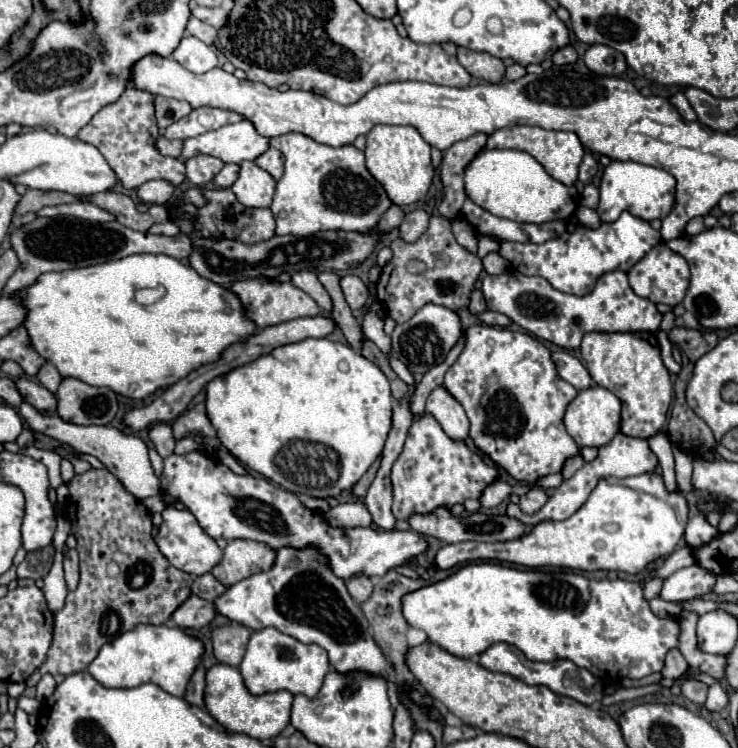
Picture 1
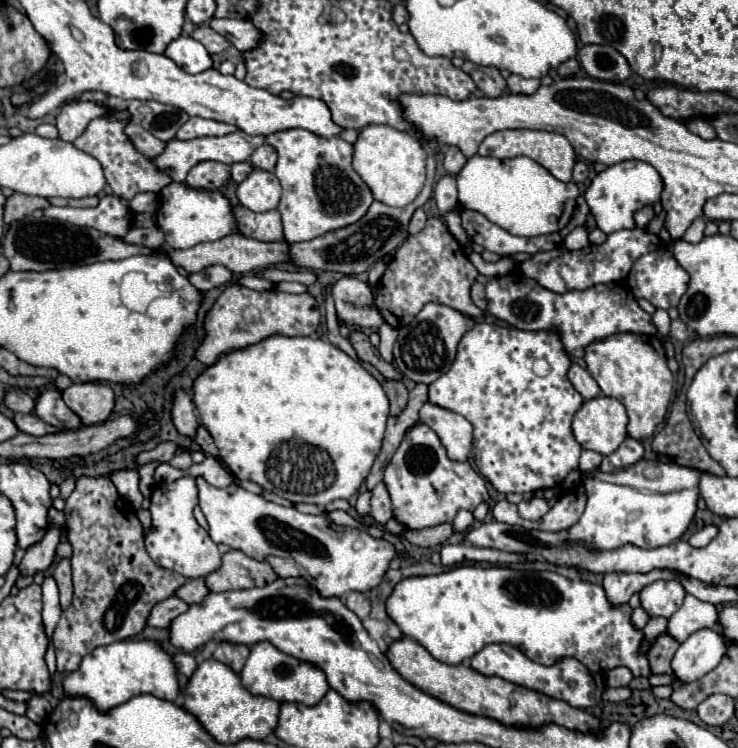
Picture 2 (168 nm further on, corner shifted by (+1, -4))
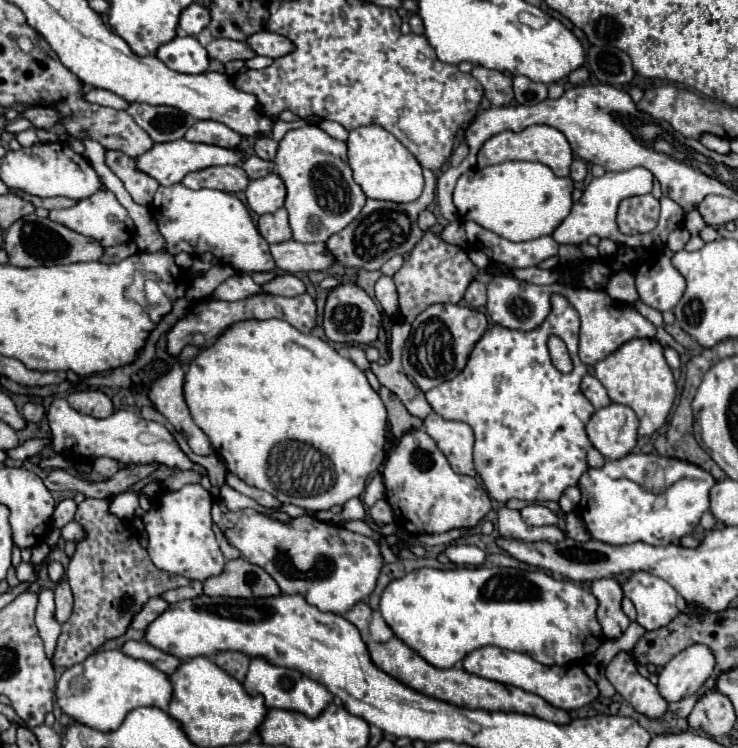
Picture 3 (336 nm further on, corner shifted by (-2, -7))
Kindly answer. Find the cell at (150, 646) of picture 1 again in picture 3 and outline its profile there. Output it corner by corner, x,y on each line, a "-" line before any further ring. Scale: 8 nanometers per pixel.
106,650
106,652
90,654
84,662
74,664
72,668
66,668
56,684
56,702
62,708
62,712
68,714
74,722
80,722
80,724
100,730
100,732
116,730
122,724
122,720
126,718
126,714
134,708
156,706
160,710
166,710
170,698
172,698
172,684
164,672
156,670
152,664
148,664
144,660
134,660
126,654
122,654
120,650

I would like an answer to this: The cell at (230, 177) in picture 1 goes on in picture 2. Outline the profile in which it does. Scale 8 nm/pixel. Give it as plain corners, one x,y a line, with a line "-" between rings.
235,163
235,165
231,165
231,179
235,183
241,183
251,173
251,169
253,167
249,163

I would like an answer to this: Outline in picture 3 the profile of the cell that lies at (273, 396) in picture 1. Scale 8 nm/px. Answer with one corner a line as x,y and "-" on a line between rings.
278,318
242,320
242,322
236,322
230,328
226,328
216,338
216,342
212,346
204,348
190,362
190,368
188,368
186,380
184,380
184,400
192,412
194,422
198,424
198,428
204,430
212,448
216,450
216,454
222,458
222,462
226,464
226,468
232,474
236,474
240,480
244,480
246,484
250,484
254,488
260,488
260,490
266,490
266,492
278,496
282,502
296,504
306,510
328,510
336,504
342,506
350,498
360,496
366,488
368,476
378,470
378,466
386,454
386,408
384,408
380,396
368,384
364,372
358,370
358,366
352,360
340,356
331,344
312,336
312,334
302,334
300,330
292,328
286,320
278,320

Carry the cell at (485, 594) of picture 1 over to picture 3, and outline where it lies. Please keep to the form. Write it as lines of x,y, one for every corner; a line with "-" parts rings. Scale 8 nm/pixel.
486,566
454,570
420,568
392,580
380,596
380,614
394,636
436,668
458,666
466,654
488,644
528,654
536,662
548,666
578,662
584,656
594,654
594,650
604,642
604,634
600,632
600,624
596,620
596,608
596,598
570,580
554,580
540,570
526,572
516,568

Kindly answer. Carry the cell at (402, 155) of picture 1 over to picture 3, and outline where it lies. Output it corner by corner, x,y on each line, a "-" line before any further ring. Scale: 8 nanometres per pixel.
368,124
350,130
346,144
348,144
348,162
354,172
354,180
368,198
390,200
390,202
412,202
420,196
424,188
422,166
402,146
402,142
396,140
382,126

